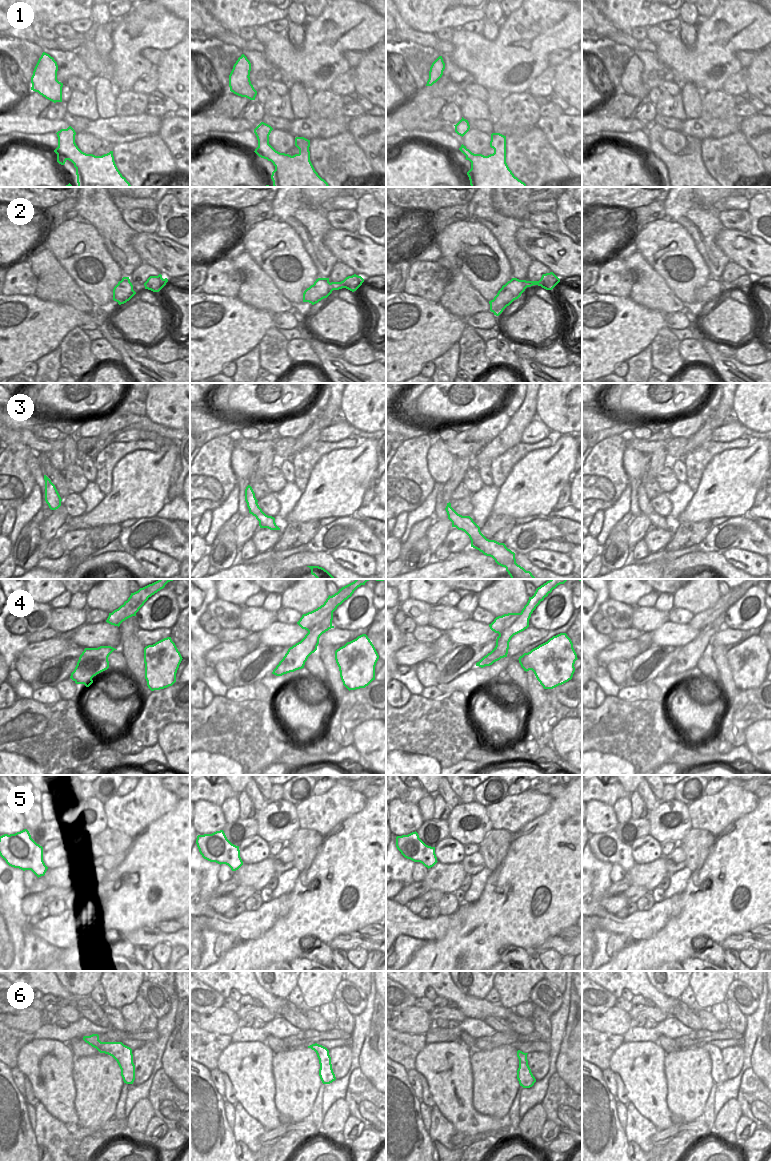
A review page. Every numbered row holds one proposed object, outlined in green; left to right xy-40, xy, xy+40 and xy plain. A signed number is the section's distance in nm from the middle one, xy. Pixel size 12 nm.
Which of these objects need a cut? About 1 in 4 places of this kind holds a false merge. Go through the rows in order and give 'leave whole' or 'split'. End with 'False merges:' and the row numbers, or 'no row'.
1: leave whole
2: split
3: leave whole
4: split
5: leave whole
6: leave whole
False merges: 2, 4

